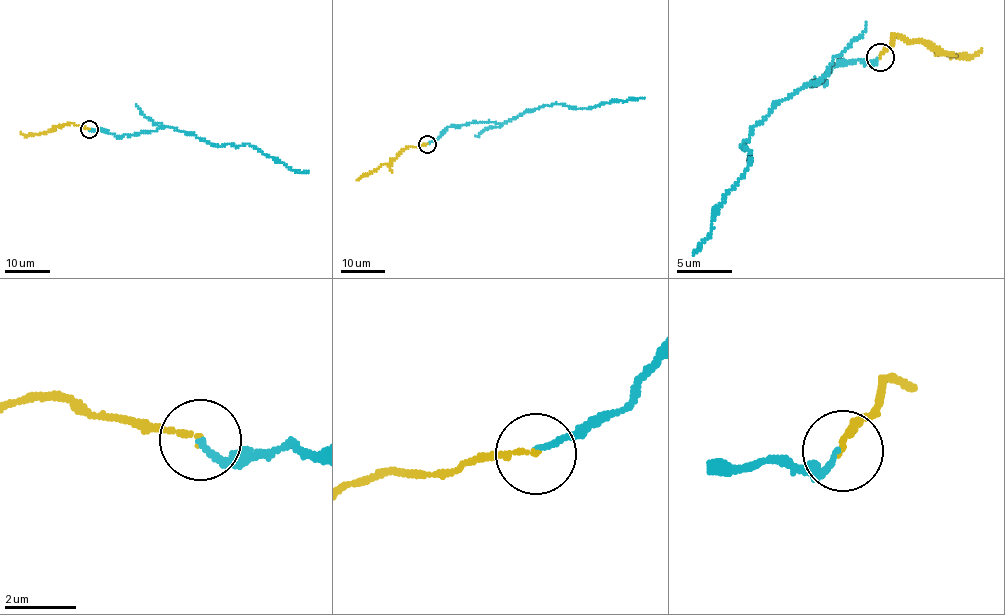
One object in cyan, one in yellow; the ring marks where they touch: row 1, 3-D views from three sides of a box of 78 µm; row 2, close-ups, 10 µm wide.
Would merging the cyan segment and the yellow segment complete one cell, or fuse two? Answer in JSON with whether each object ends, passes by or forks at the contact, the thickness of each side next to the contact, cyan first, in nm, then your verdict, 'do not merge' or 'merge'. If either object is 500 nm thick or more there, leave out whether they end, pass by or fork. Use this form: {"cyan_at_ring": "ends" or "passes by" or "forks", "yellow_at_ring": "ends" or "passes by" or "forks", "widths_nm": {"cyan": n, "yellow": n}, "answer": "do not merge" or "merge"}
{"cyan_at_ring": "ends", "yellow_at_ring": "ends", "widths_nm": {"cyan": 170, "yellow": 150}, "answer": "merge"}

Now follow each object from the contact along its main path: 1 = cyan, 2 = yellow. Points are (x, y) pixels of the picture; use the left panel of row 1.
1: (90, 129), (108, 131), (117, 137), (176, 128), (193, 133), (216, 146), (253, 145), (293, 170), (309, 171)
2: (90, 129), (68, 123), (39, 134), (26, 135), (21, 132)

